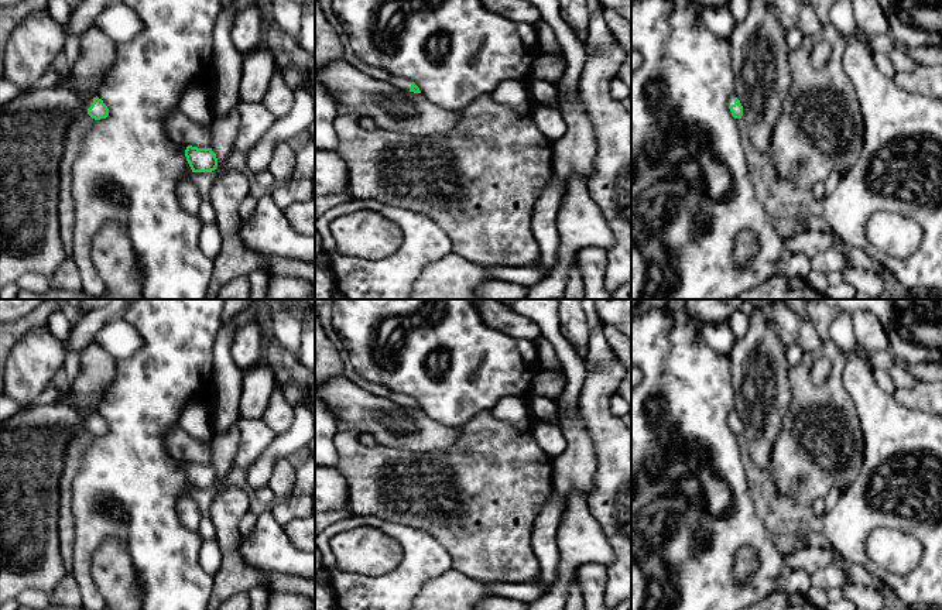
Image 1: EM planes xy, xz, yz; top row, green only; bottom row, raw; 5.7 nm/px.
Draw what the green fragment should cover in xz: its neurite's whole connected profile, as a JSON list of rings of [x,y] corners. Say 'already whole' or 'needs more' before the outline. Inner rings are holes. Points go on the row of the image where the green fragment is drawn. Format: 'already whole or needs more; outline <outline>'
needs more; outline [[[390,76],[388,83],[404,90],[421,93],[419,88],[410,79],[404,79],[400,76]]]

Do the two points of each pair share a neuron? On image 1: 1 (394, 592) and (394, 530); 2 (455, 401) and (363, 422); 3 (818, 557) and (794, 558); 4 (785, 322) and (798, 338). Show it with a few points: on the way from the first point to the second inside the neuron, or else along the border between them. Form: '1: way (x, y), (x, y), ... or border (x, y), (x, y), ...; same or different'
1: way (408, 576), (408, 545); same
2: border (421, 408), (437, 421), (449, 427); different
3: way (812, 557), (800, 558); same
4: way (790, 326), (797, 333); same

